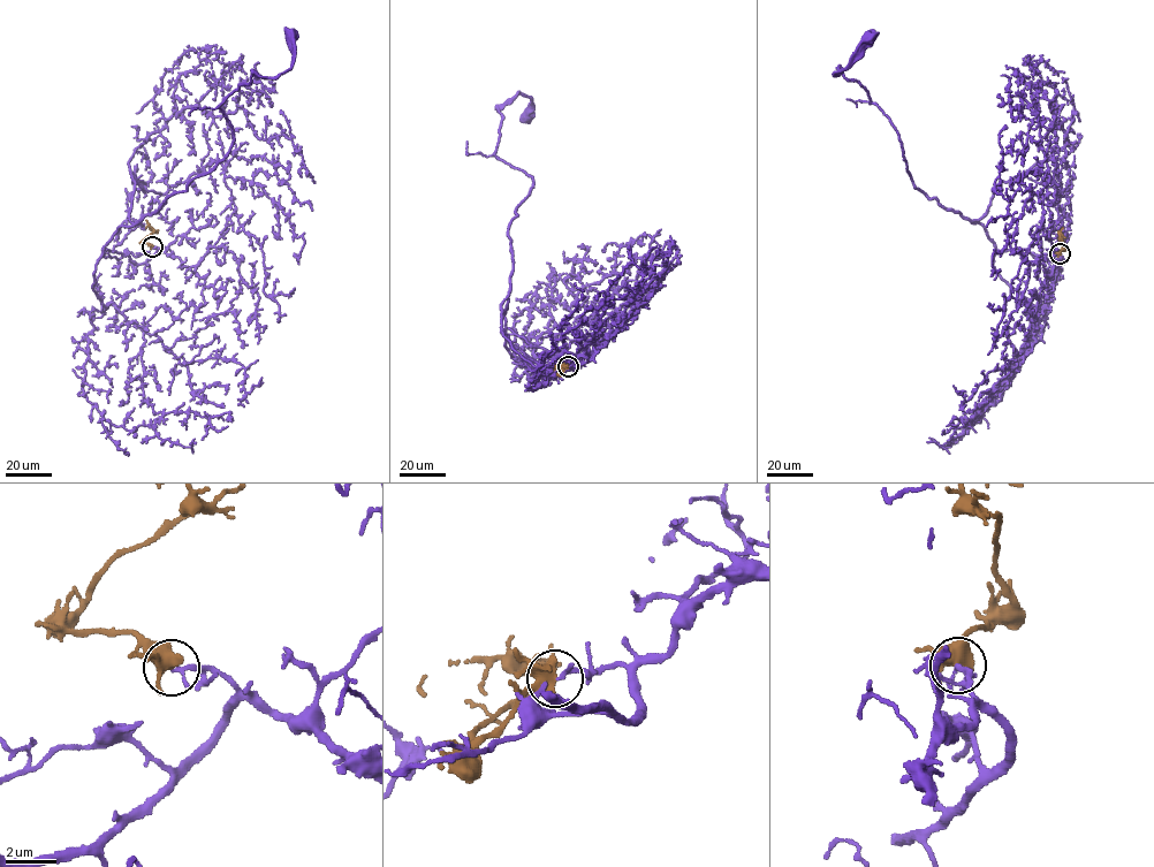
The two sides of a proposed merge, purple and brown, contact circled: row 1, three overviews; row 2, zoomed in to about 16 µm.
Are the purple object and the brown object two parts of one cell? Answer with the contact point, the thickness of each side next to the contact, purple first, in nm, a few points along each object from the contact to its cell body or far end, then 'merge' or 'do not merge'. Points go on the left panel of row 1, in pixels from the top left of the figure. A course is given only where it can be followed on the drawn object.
at (152, 246); 180 nm thick on the purple side, 440 nm on the other; purple runs (152, 246), (144, 263), (101, 256), (119, 228), (227, 156), (218, 107), (252, 74), (289, 70), (293, 36); brown runs (152, 246), (142, 242), (154, 232), (150, 226), (151, 229); merge

